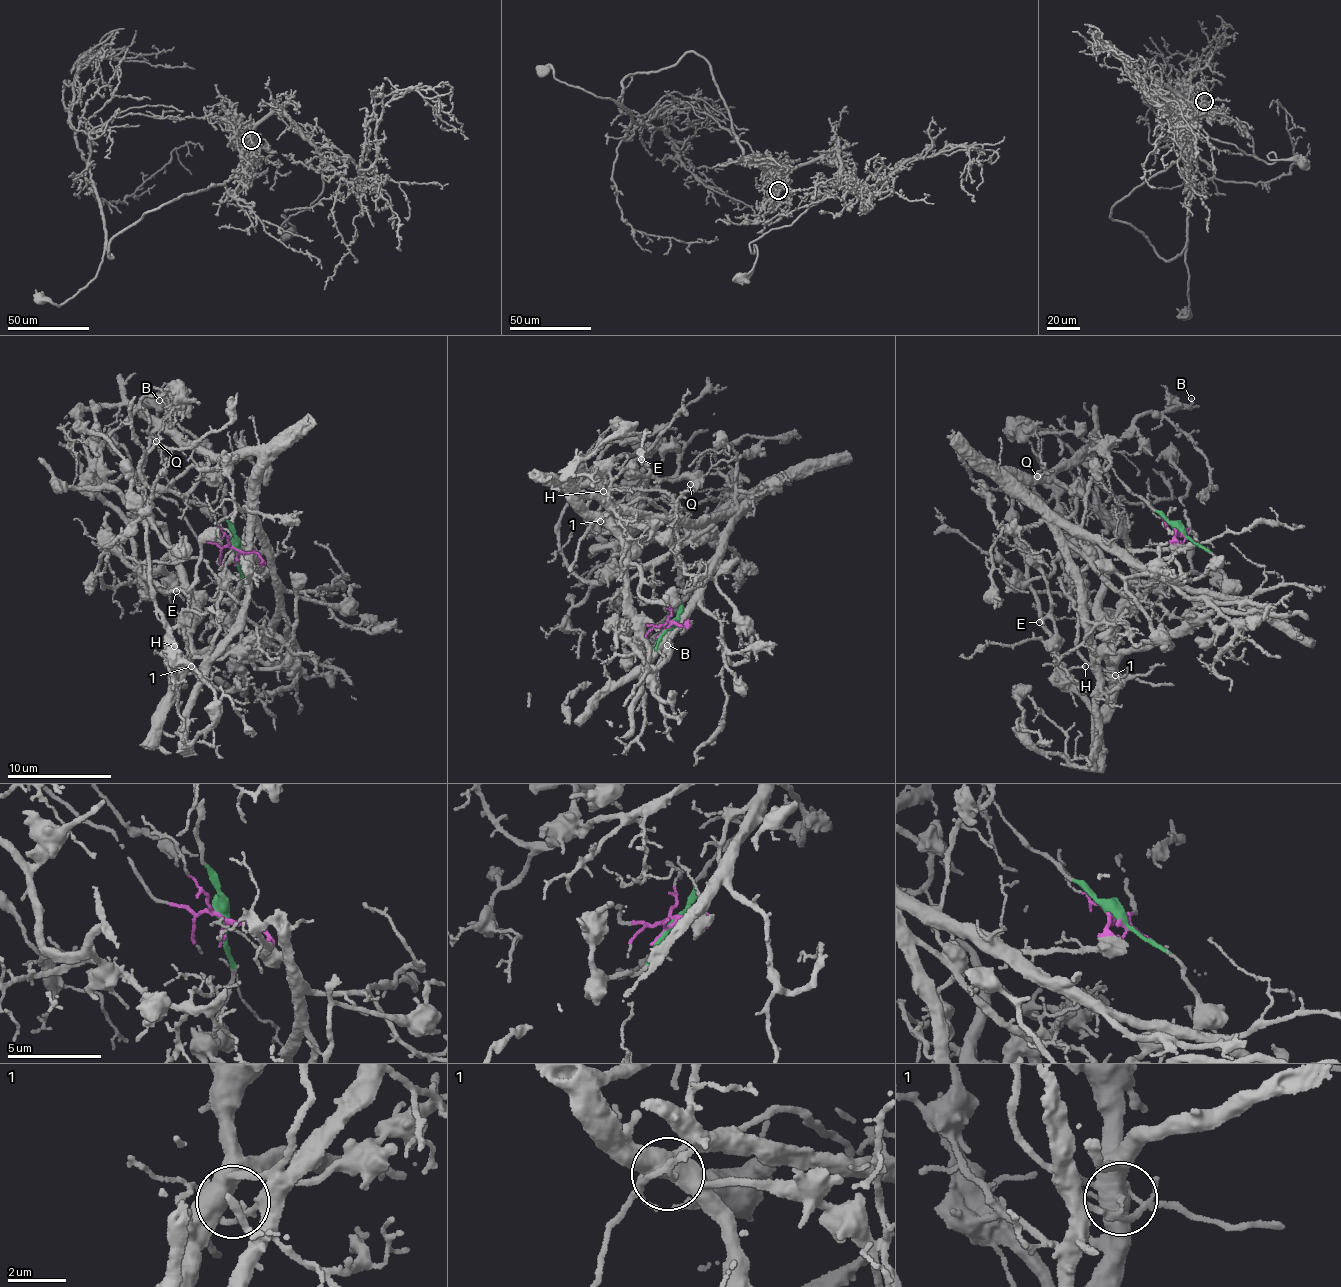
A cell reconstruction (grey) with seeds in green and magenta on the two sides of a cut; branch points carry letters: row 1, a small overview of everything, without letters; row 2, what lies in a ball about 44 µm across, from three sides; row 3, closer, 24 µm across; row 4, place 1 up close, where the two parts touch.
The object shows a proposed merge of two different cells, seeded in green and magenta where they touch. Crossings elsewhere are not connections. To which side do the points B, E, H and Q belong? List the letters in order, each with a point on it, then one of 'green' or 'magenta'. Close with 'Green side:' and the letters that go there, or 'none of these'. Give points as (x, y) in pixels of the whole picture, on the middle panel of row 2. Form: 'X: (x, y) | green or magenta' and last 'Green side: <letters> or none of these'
B: (667, 645) | magenta
E: (641, 459) | green
H: (603, 491) | green
Q: (690, 484) | magenta
Green side: E, H

